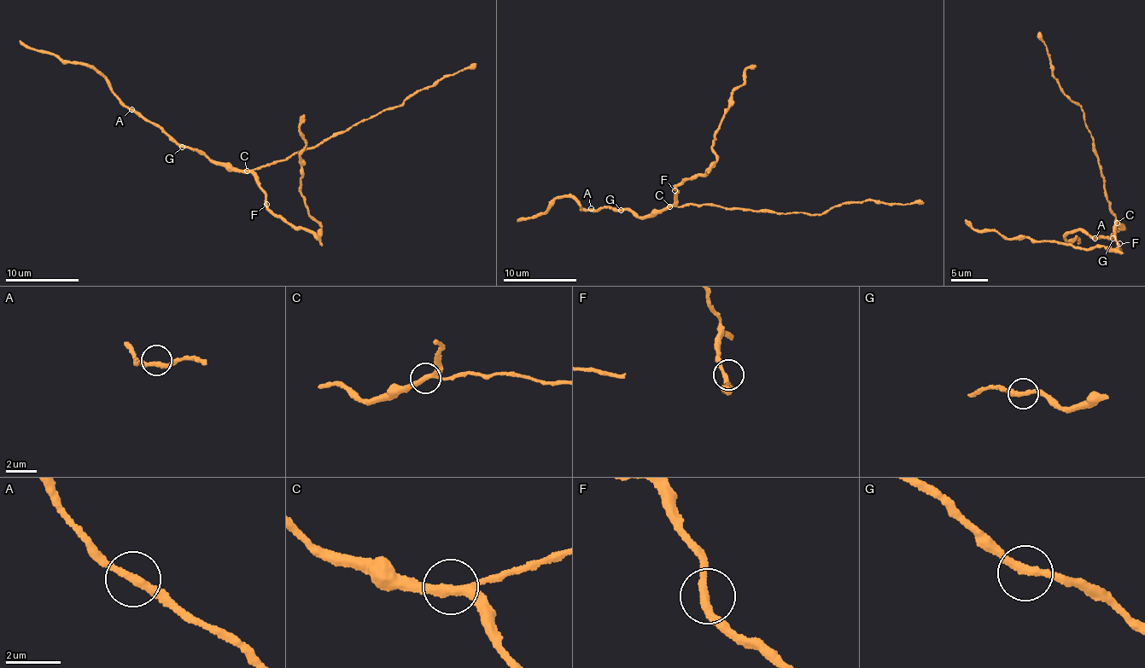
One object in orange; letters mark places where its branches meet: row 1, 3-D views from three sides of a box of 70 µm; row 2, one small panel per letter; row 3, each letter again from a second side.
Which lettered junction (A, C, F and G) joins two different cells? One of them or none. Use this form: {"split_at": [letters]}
{"split_at": []}

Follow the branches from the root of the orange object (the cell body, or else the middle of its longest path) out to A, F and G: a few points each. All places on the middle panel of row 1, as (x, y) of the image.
A: (667, 207), (642, 217), (626, 210), (591, 208)
F: (667, 207), (674, 202), (673, 197), (677, 191), (674, 190)
G: (667, 207), (642, 217), (627, 210), (620, 211)

